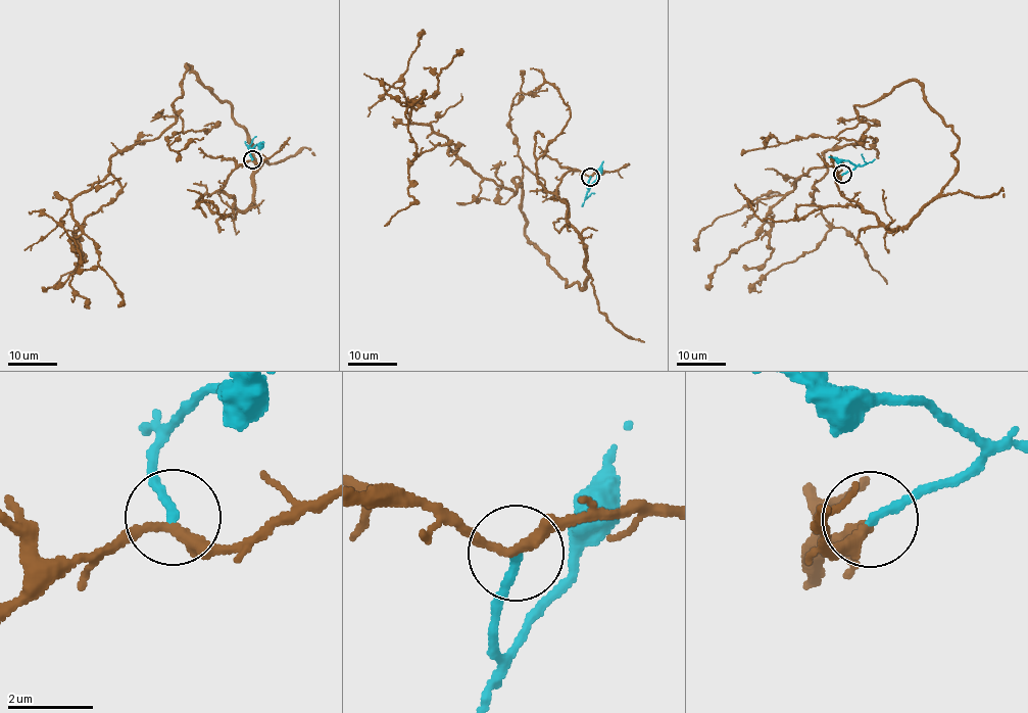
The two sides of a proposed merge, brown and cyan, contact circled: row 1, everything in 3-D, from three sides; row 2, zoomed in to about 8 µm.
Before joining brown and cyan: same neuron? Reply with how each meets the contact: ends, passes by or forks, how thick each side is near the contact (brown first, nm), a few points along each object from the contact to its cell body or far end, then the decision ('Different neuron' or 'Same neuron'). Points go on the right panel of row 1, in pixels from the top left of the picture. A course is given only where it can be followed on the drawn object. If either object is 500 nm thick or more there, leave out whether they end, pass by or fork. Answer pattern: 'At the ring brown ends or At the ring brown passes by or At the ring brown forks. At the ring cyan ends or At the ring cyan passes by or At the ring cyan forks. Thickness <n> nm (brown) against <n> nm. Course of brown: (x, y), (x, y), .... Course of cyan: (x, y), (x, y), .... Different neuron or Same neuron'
At the ring brown passes by. At the ring cyan ends. Thickness 240 nm (brown) against 200 nm. Course of brown: (842, 175), (897, 230), (958, 136), (915, 81), (854, 105), (869, 128), (814, 188), (829, 230), (762, 290). Course of cyan: (842, 174), (854, 167), (846, 159), (828, 157). Different neuron

